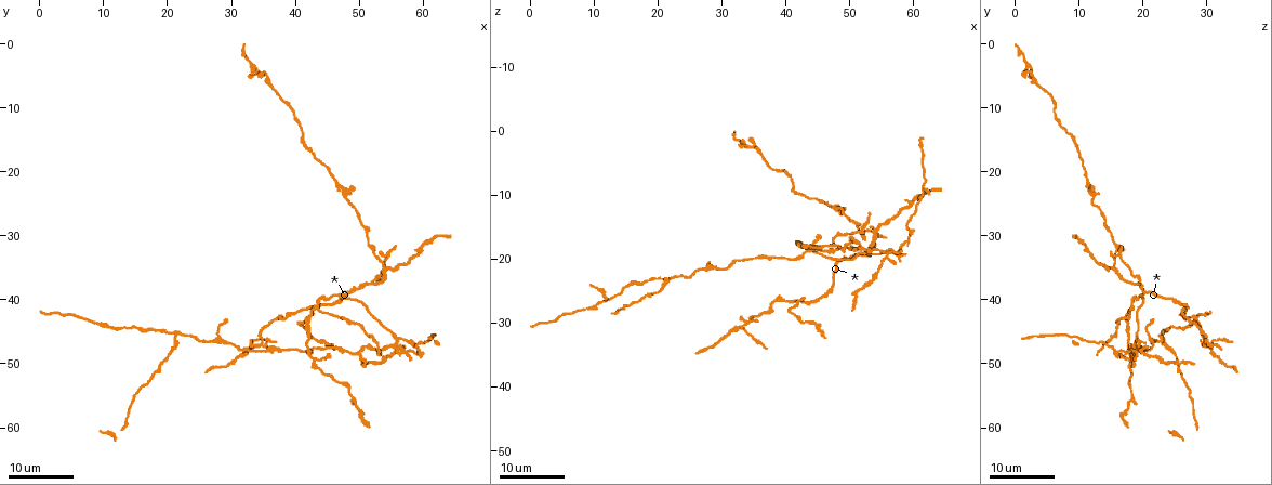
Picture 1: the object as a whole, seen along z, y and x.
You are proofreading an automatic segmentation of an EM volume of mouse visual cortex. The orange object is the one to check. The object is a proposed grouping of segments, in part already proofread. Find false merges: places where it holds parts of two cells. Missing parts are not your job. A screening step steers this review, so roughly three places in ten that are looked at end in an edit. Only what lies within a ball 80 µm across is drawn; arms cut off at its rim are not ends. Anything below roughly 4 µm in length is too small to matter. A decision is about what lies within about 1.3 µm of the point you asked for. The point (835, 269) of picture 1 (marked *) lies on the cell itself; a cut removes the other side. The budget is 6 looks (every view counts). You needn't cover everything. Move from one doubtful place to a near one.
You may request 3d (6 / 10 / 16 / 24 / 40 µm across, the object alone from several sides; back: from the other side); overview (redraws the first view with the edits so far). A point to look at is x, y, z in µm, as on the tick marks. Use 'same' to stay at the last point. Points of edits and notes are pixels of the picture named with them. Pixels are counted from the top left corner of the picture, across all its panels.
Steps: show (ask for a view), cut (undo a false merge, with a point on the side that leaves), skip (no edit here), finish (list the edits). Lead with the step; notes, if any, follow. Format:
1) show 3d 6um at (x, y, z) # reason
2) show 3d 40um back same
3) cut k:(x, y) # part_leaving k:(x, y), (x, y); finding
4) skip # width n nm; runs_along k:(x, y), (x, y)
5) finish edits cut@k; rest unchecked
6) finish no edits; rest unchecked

show 3d 24um at (43.5, 41.5, 18.5) # branch point

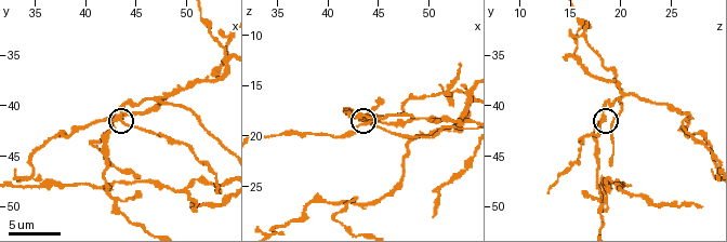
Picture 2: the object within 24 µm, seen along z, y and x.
show 3d 10um at (43.4, 41.4, 18.4)

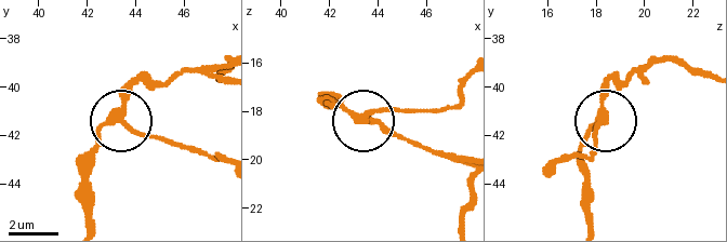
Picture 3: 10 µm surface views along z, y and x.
show 3d 6um at (43.3, 41.4, 18.3)

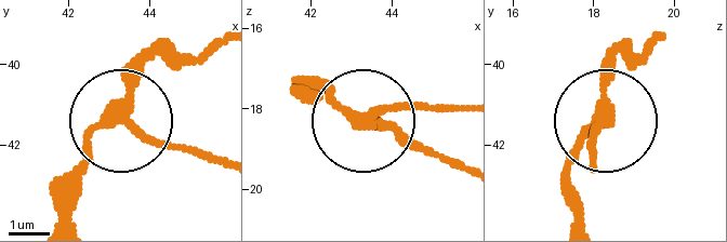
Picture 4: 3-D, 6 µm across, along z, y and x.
skip # all the same cell

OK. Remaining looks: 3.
show 3d 6um at (51.8, 31.8, 16.0) # sudden change in width

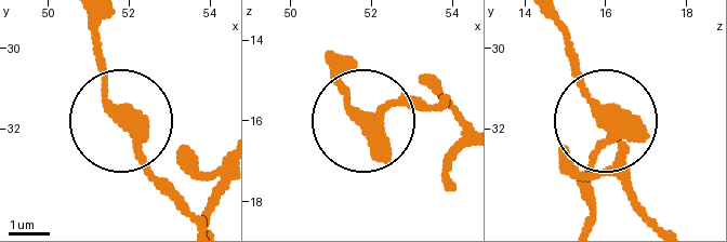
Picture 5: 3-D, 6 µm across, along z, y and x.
cut 5:(104, 80) # part_leaving 5:(129, 113), (105, 92), (98, 21); a second cell is stuck on

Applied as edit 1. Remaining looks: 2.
show 3d 6um at (47.6, 43.0, 17.4) # sudden change in width

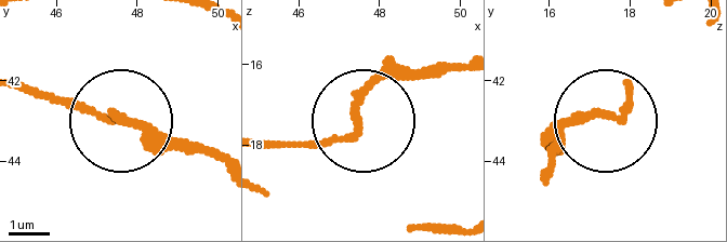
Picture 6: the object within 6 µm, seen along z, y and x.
skip # runs_along 6:(265, 147), (348, 133), (379, 84), (427, 67); continuous, no second cell

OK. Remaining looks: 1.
finish edits cut@5; rest unchecked

